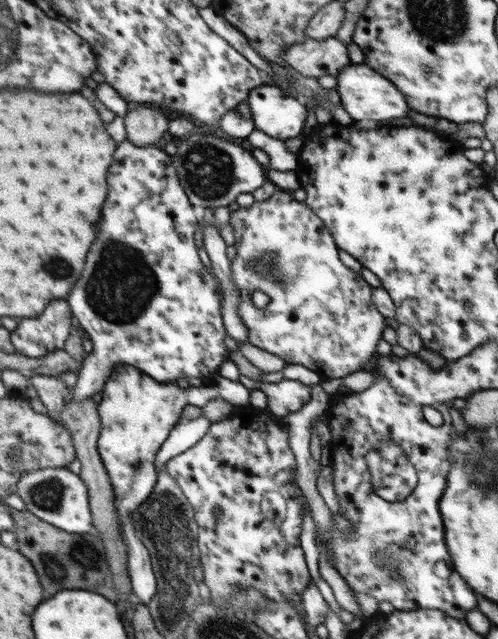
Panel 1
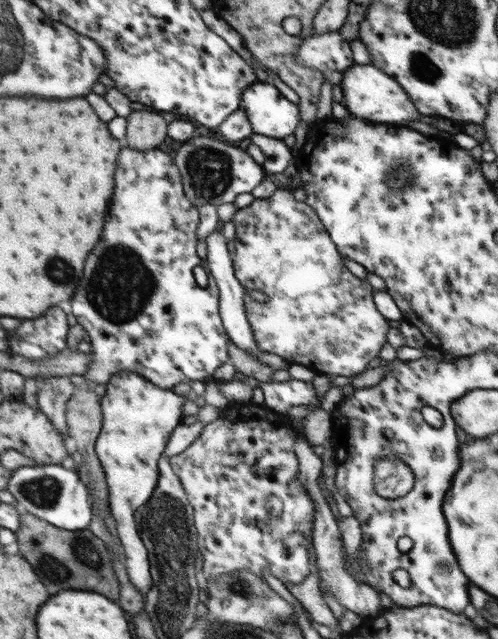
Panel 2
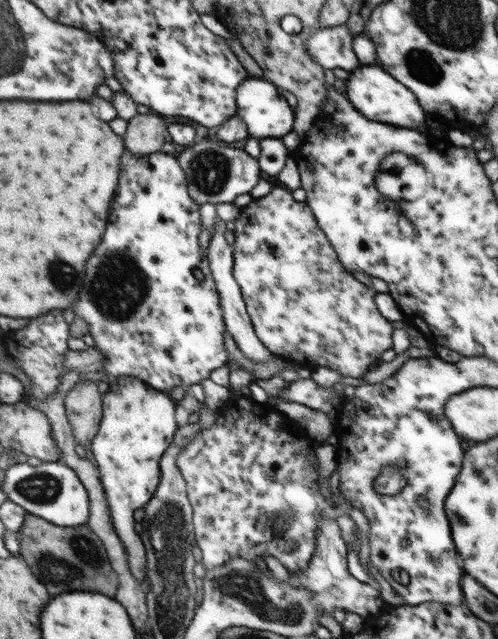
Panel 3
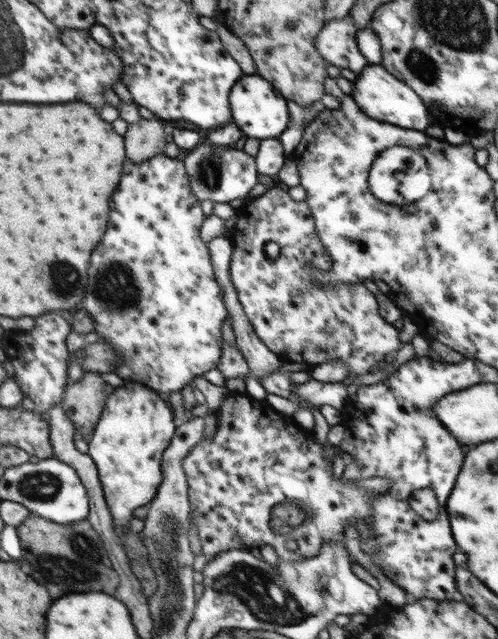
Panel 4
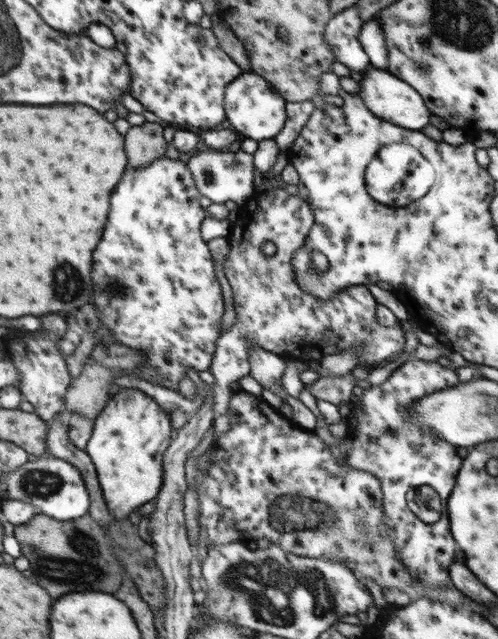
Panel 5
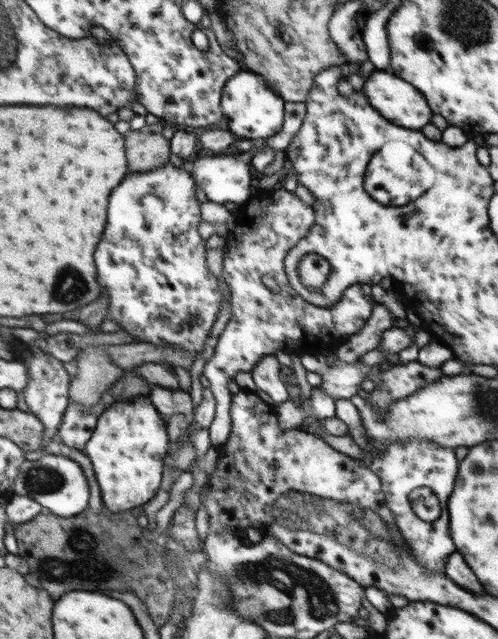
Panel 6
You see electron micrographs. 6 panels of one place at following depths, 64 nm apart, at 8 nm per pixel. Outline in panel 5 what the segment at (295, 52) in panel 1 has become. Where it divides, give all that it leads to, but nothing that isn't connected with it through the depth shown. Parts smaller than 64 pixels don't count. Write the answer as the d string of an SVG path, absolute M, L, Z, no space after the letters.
M353 4L340 14L334 14L325 28L327 48L333 52L336 61L348 66L353 72L364 71L369 64L369 56L363 51L358 40L363 24Z

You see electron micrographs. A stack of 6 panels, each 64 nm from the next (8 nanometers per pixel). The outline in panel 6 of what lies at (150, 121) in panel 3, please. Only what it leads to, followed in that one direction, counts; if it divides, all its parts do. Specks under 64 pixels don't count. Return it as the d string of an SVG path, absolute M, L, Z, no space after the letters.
M145 124L142 130L126 134L128 168L132 174L146 174L166 166L170 158L170 144L162 136L162 126Z

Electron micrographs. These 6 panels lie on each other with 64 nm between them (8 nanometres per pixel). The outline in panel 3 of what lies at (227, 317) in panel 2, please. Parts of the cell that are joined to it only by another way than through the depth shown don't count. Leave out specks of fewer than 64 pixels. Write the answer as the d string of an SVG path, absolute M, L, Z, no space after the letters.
M221 225L213 232L212 238L210 238L209 246L207 249L207 257L209 260L209 267L211 275L215 280L217 291L219 294L221 309L223 310L223 321L225 324L225 330L227 330L232 338L235 340L238 348L245 354L247 358L254 362L266 362L274 355L270 352L260 339L257 337L257 333L254 330L251 318L247 313L247 308L243 299L243 294L240 285L236 282L233 275L233 246L230 245L230 236L227 231Z

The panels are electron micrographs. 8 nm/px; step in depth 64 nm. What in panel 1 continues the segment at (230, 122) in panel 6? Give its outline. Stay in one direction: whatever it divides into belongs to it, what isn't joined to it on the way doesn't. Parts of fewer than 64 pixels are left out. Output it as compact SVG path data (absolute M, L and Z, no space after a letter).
M263 84L249 92L246 100L255 130L270 138L286 141L302 137L308 112L304 104L276 85Z

